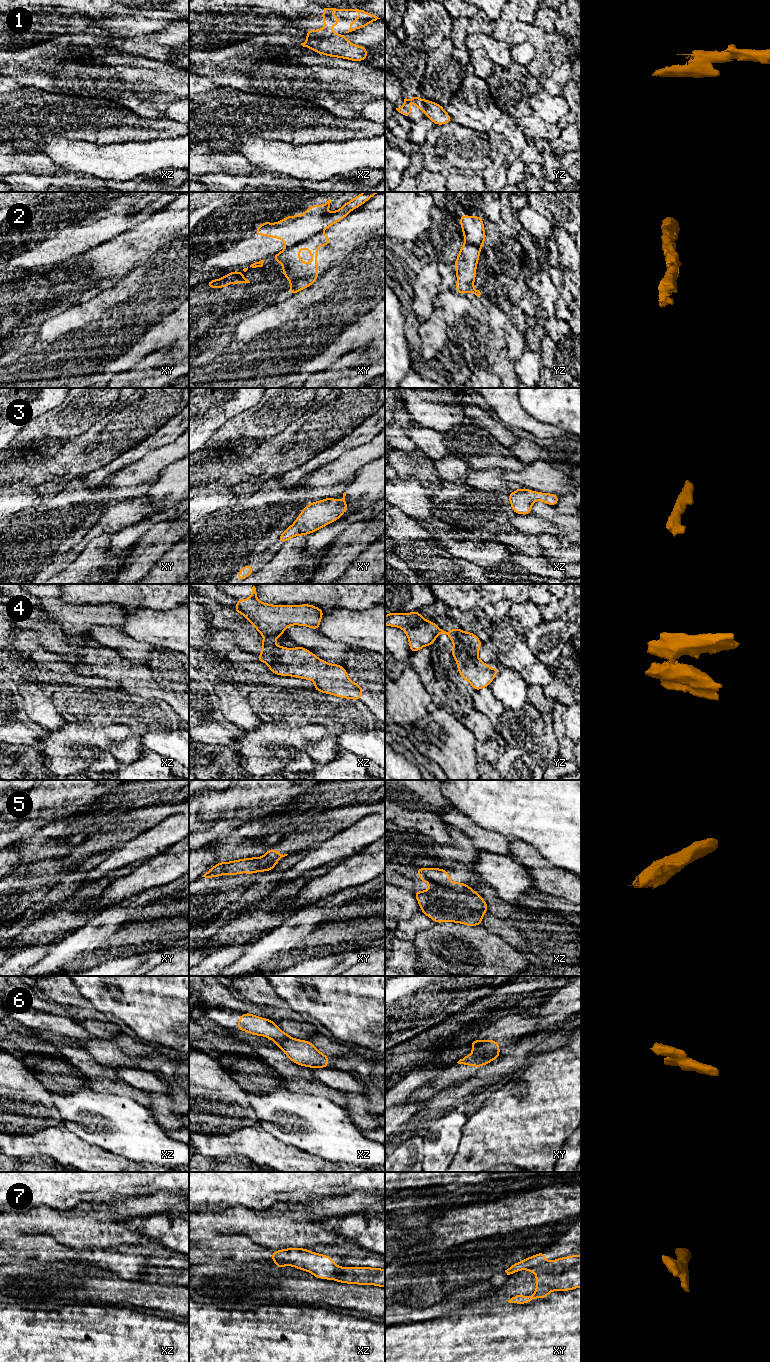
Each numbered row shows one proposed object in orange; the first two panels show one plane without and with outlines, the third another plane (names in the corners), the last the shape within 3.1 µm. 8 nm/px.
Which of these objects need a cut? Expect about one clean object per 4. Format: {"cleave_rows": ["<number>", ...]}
{"cleave_rows": ["1", "2", "4", "5", "6", "7"]}

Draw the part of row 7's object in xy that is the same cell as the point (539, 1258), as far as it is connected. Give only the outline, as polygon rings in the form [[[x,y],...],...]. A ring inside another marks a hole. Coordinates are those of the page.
[[[540,1252],[520,1262],[514,1263],[507,1270],[505,1270],[505,1272],[507,1273],[507,1275],[510,1275],[519,1272],[521,1270],[529,1269],[531,1267],[537,1266],[545,1262],[546,1262],[546,1254],[544,1252]]]

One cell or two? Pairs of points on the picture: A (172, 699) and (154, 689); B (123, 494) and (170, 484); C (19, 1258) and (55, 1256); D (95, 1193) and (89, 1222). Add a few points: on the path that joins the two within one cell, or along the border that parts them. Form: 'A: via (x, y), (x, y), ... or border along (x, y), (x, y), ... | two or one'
A: via (168, 695), (158, 691) | one
B: border along (163, 469), (159, 476), (149, 484), (147, 491) | two
C: via (28, 1255), (46, 1255) | one
D: border along (116, 1200), (110, 1204), (81, 1203), (71, 1211) | two

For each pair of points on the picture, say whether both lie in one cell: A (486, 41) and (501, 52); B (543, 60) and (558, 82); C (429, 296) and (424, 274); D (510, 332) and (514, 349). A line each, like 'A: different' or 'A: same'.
A: same
B: same
C: same
D: same

